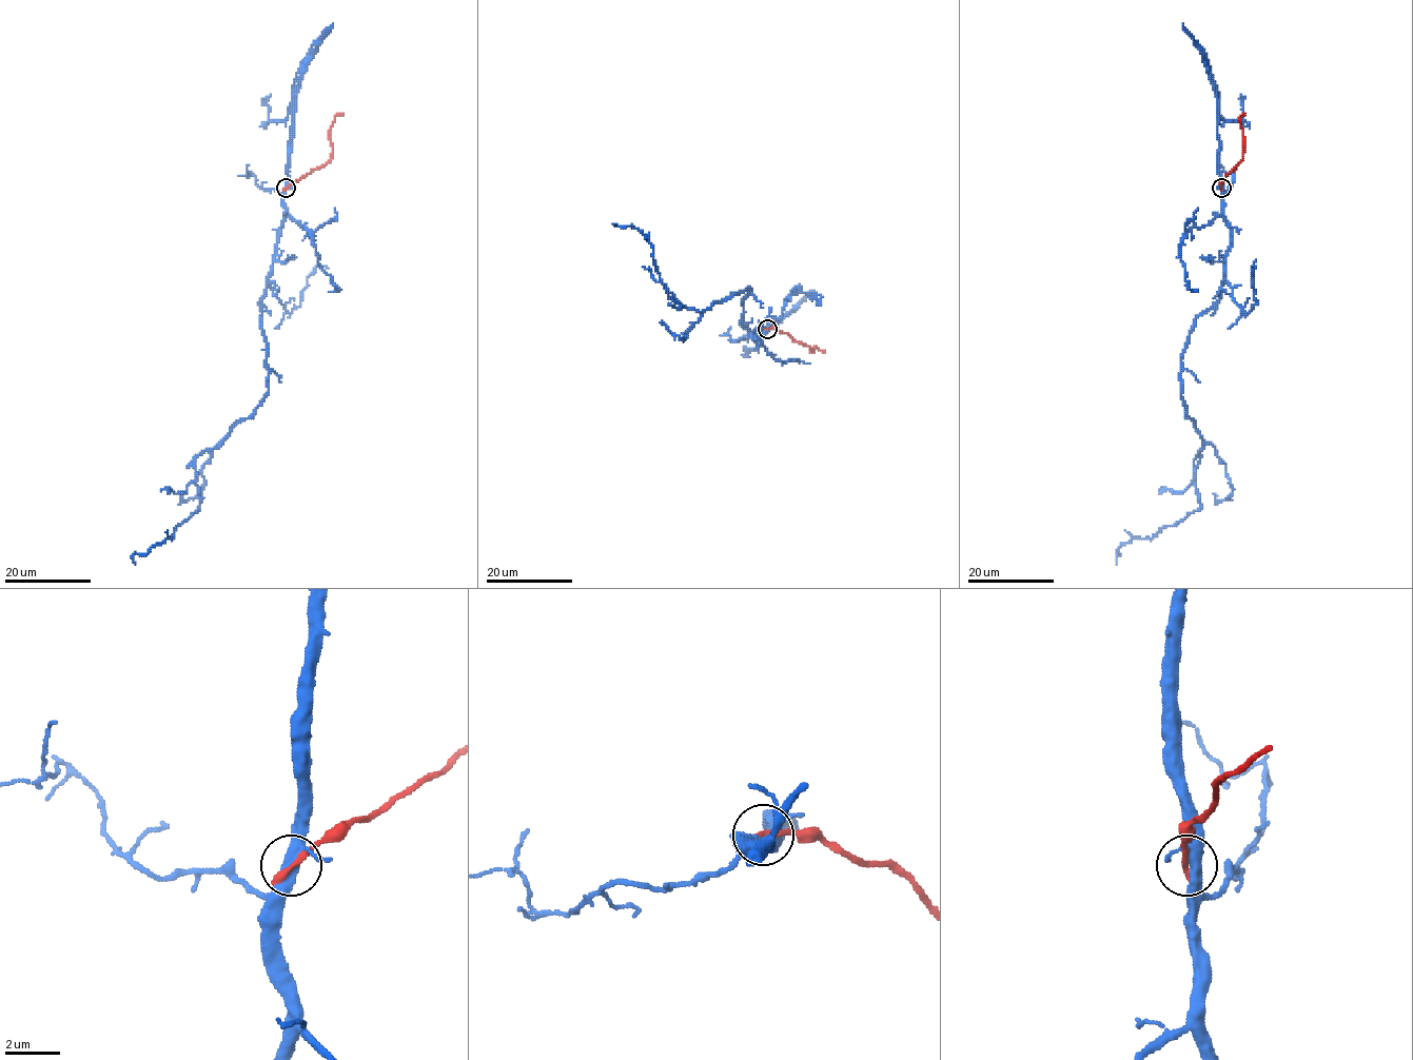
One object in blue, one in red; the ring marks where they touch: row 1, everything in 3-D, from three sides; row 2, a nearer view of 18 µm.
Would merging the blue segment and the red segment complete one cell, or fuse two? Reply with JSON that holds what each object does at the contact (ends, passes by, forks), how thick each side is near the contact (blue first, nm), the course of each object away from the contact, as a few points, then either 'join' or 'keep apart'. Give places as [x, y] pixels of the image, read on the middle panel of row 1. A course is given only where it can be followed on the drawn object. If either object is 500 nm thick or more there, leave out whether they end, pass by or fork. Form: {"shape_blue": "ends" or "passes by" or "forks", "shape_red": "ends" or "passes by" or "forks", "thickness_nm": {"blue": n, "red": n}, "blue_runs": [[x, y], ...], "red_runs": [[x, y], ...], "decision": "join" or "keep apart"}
{"shape_blue": "forks", "shape_red": "ends", "thickness_nm": {"blue": 400, "red": 280}, "blue_runs": [[767, 329], [762, 338], [742, 324], [749, 288], [702, 311], [681, 307], [652, 246], [615, 224]], "red_runs": [[767, 328], [785, 332], [813, 351], [810, 351], [813, 348], [825, 352]], "decision": "keep apart"}

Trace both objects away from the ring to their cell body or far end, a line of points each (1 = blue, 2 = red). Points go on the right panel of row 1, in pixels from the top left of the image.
1: (1221, 188), (1220, 296), (1180, 365), (1203, 444), (1199, 508), (1123, 543), (1117, 564)
2: (1220, 188), (1224, 177), (1242, 160), (1243, 132), (1240, 122), (1244, 115)

